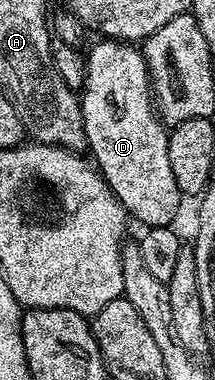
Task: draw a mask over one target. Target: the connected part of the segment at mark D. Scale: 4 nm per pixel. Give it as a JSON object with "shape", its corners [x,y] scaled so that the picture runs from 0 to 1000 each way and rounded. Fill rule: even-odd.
{"shape":[[[507,100],[451,111],[460,116],[428,118],[419,137],[395,139],[400,216],[372,242],[400,389],[456,450],[493,471],[493,487],[619,576],[628,568],[679,600],[795,597],[847,547],[856,518],[819,489],[800,434],[781,426],[781,337],[716,279],[679,155],[619,113]]]}

